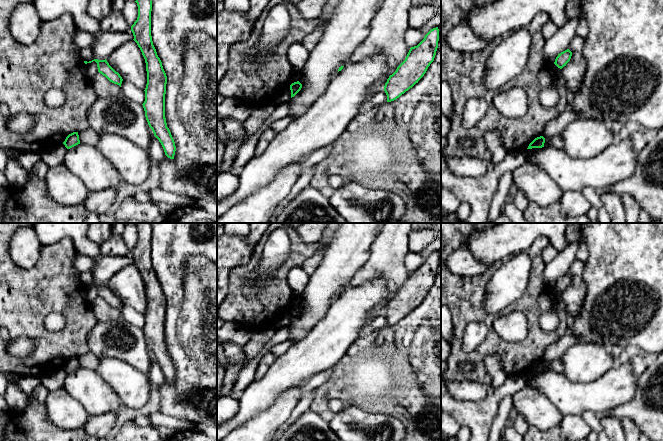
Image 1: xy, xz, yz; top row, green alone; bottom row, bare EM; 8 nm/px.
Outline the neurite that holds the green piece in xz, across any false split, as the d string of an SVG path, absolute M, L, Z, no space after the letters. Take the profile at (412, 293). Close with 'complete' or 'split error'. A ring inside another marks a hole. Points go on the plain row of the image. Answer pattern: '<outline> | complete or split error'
M438 251L431 253L424 263L411 271L405 284L389 300L384 310L387 326L399 322L424 300L434 285L439 265Z | complete

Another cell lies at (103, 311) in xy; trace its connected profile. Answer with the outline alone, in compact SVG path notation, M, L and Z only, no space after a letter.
M96 297L90 304L96 316L97 322L105 322L110 320L117 320L121 317L121 311L110 306L101 297Z

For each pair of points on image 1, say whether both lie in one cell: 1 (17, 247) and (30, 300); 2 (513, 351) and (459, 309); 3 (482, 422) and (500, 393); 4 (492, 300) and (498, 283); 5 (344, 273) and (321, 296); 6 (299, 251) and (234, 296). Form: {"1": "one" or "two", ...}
{"1": "two", "2": "one", "3": "one", "4": "one", "5": "one", "6": "one"}

